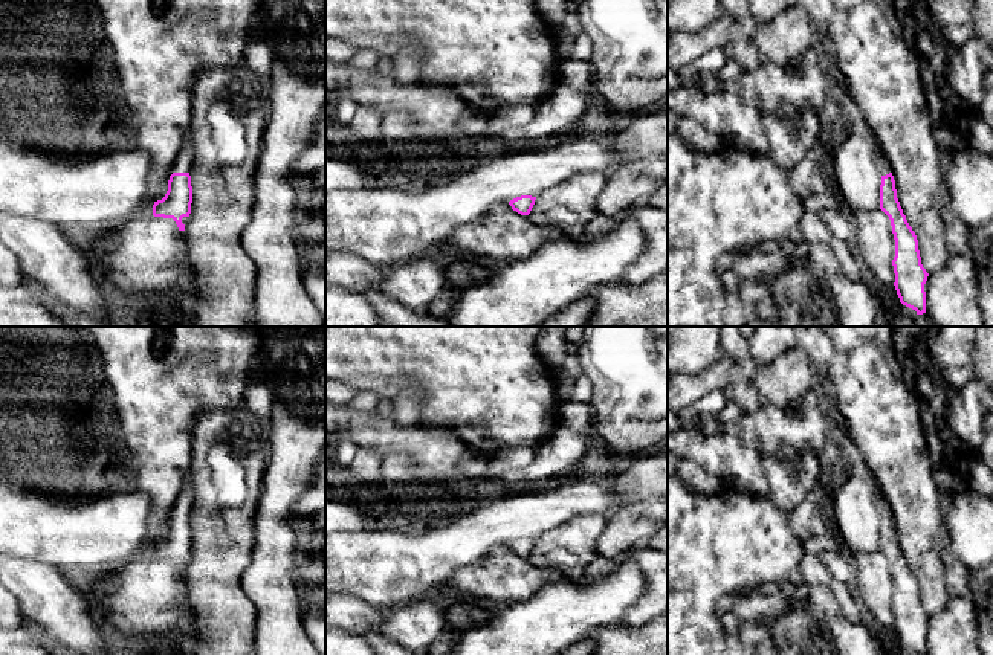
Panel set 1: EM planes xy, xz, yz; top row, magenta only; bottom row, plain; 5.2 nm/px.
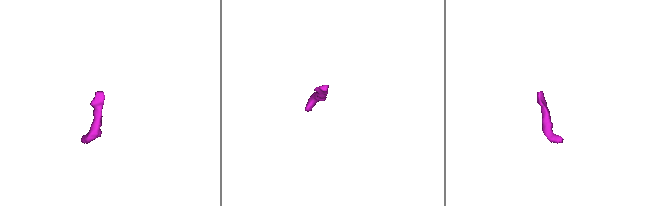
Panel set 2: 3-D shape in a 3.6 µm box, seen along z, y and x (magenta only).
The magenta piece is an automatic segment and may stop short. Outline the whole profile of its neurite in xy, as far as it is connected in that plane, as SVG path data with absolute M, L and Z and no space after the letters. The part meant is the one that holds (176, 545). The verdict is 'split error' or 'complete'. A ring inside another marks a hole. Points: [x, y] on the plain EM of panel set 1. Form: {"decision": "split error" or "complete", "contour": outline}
{"decision": "split error", "contour": "M183 478L180 495L171 510L168 533L162 542L154 544L153 557L173 560L179 573L185 573L183 559L189 559L192 545L191 511L192 511L192 479Z"}

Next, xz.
{"decision": "complete", "contour": "M521 537L509 544L513 553L516 553L521 557L529 557L536 539L532 537Z"}

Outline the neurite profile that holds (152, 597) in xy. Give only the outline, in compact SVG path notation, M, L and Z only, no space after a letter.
M145 559L124 565L119 573L119 588L112 594L104 609L116 631L124 635L150 635L173 632L185 620L192 620L194 609L189 605L186 576L173 560Z

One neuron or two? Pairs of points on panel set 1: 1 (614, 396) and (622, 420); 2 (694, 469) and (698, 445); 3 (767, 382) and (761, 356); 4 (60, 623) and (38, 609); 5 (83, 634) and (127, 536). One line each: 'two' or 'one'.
1: one
2: two
3: two
4: one
5: two

